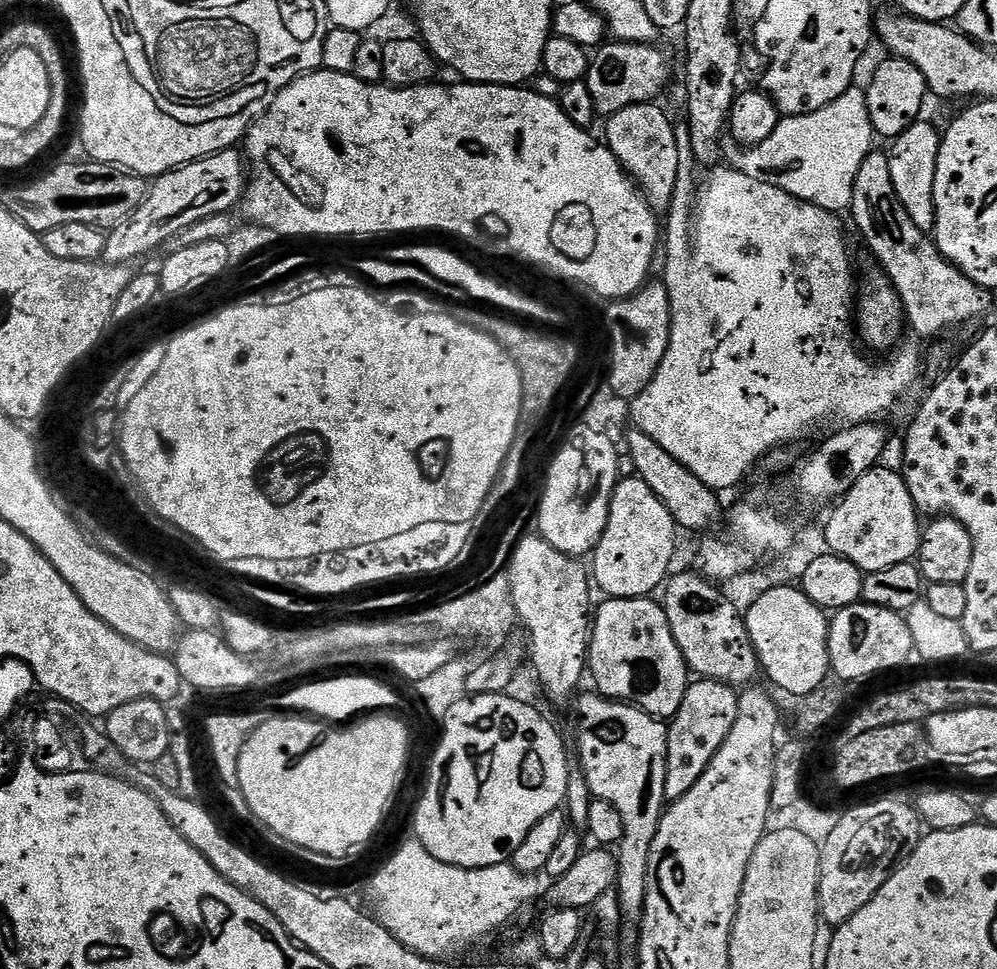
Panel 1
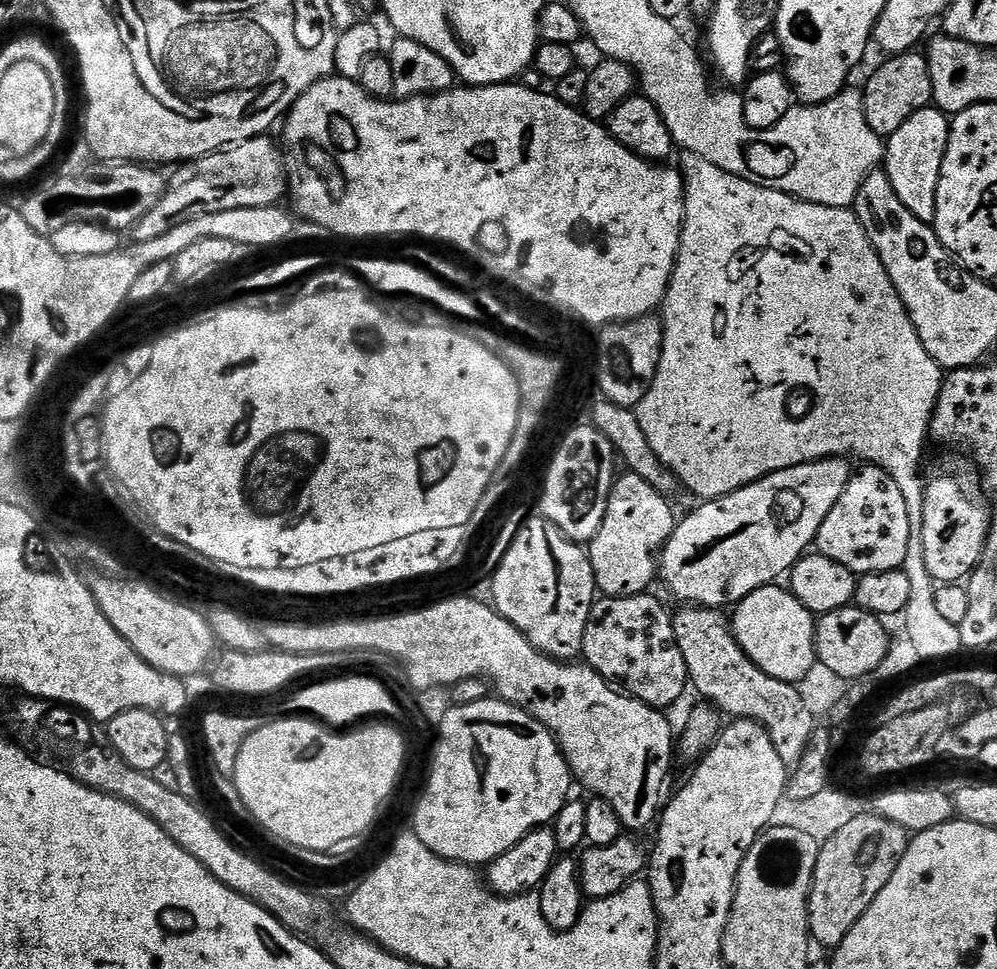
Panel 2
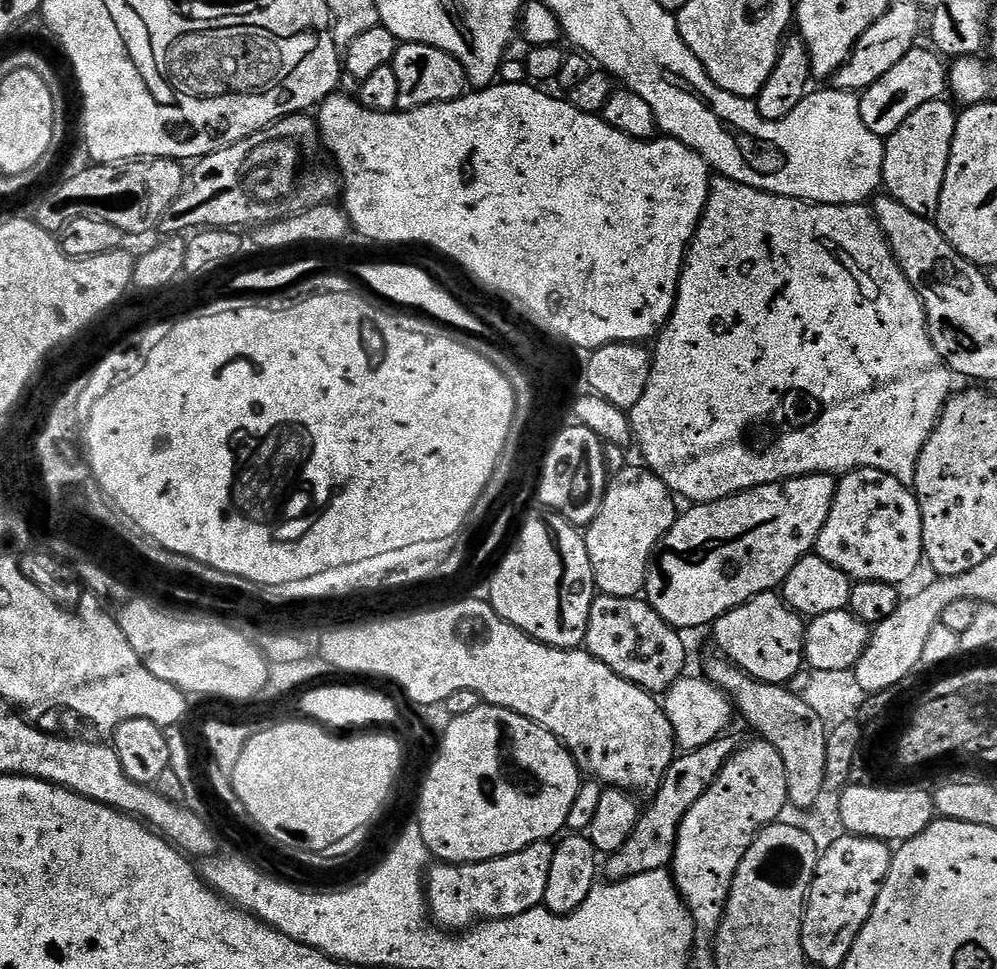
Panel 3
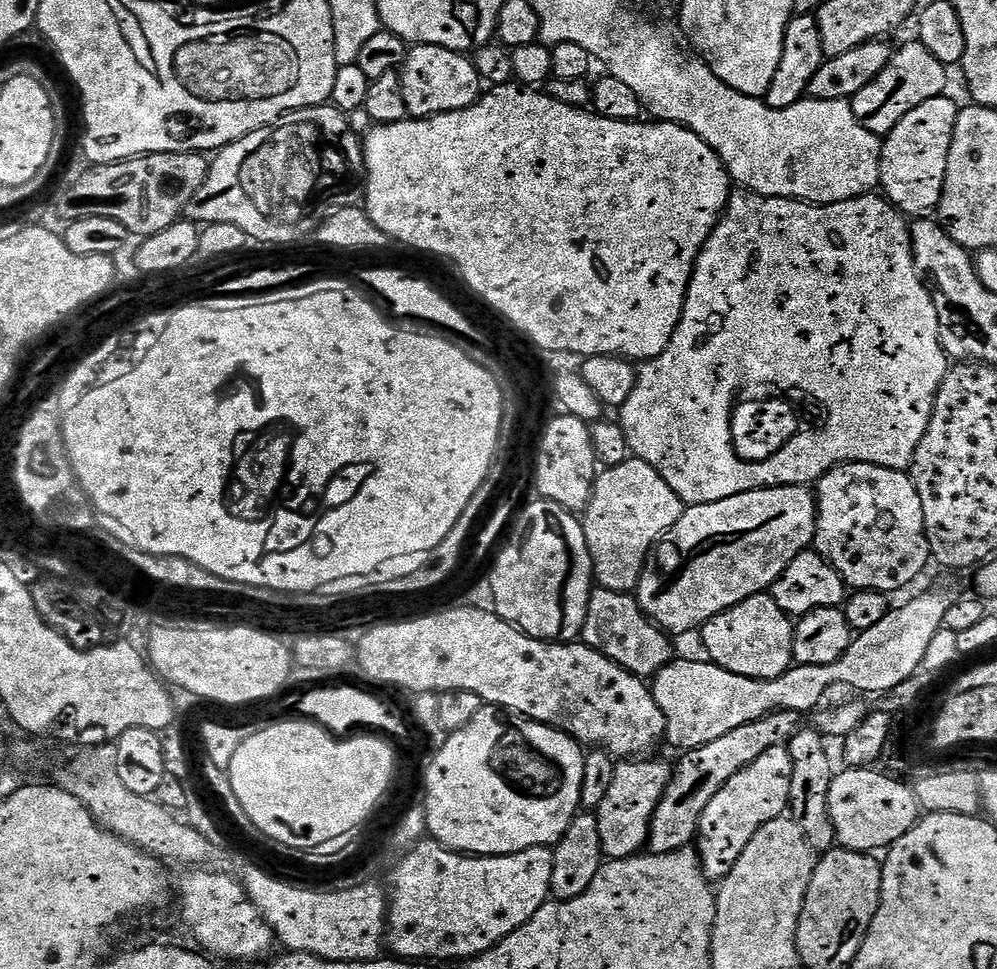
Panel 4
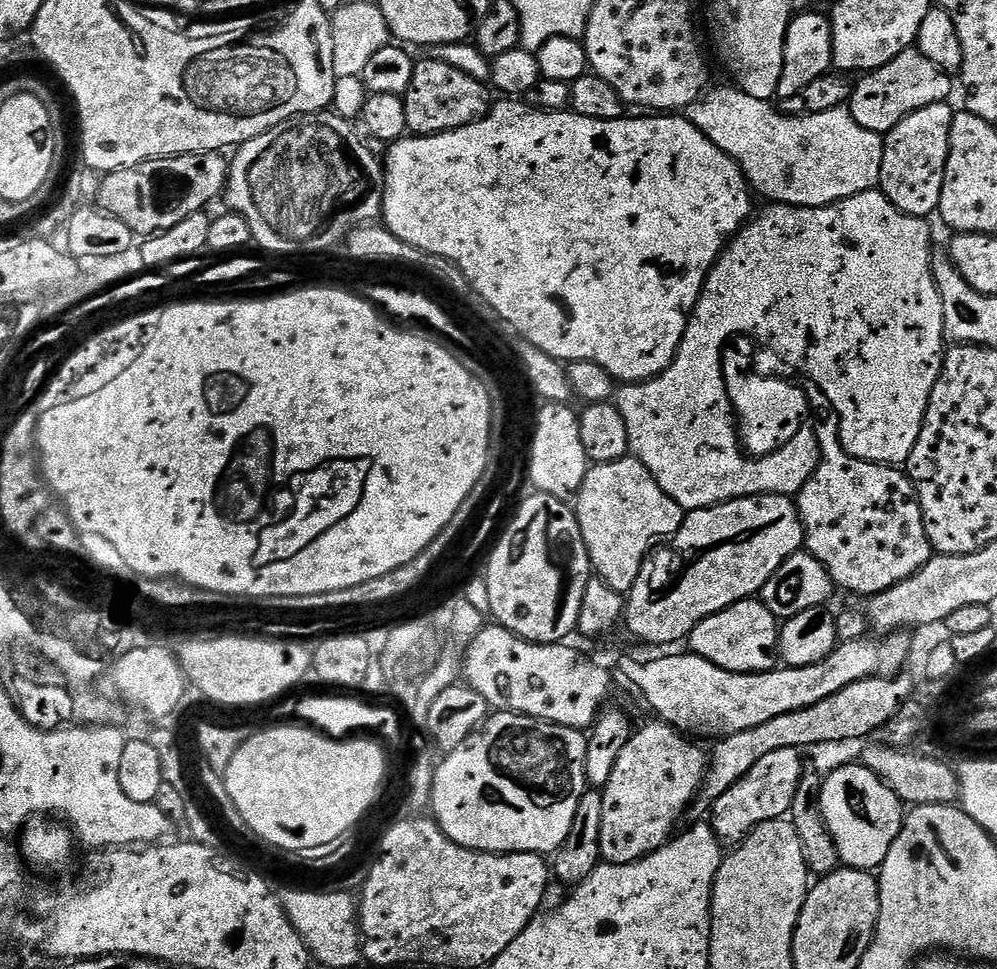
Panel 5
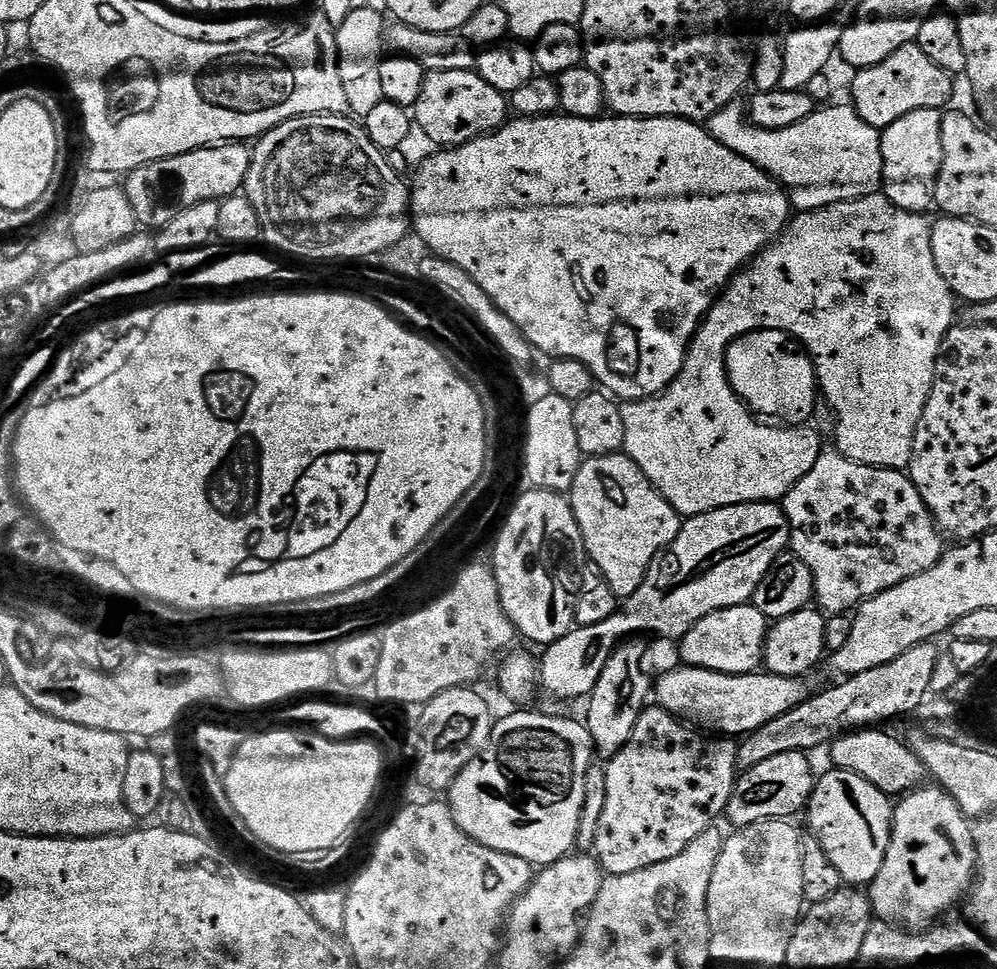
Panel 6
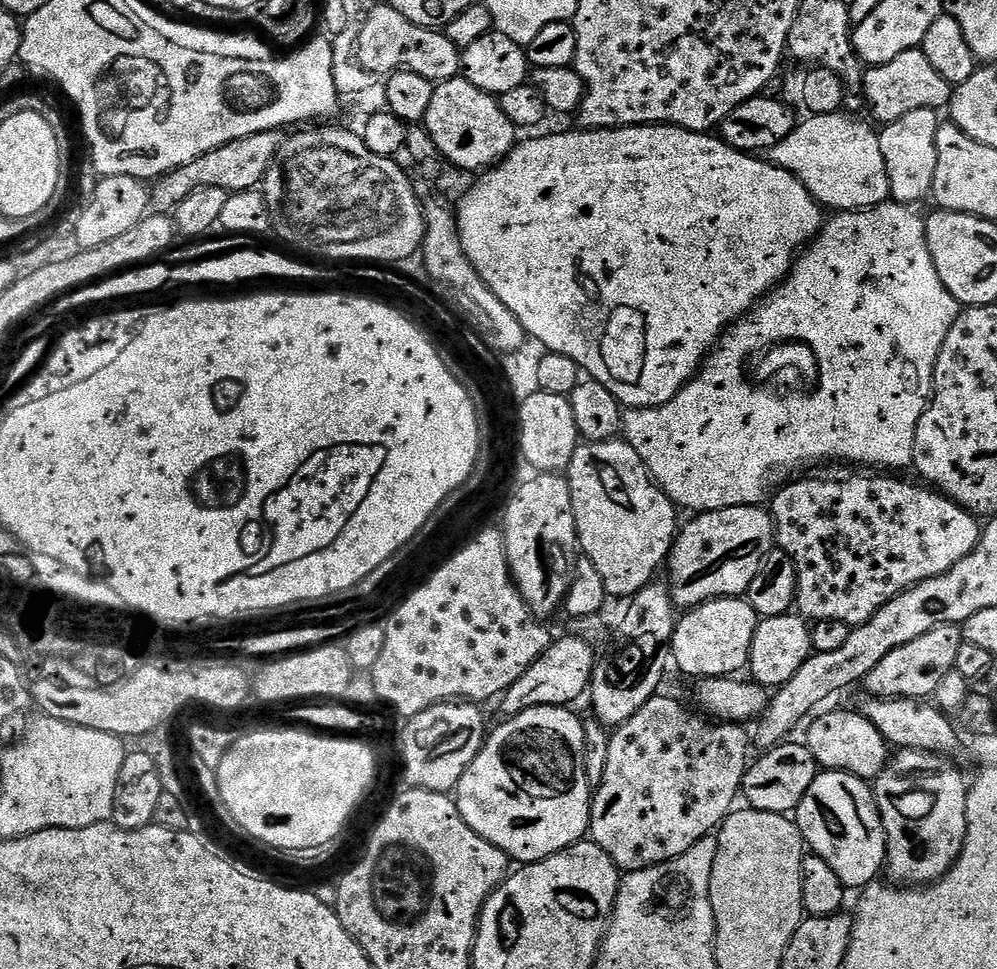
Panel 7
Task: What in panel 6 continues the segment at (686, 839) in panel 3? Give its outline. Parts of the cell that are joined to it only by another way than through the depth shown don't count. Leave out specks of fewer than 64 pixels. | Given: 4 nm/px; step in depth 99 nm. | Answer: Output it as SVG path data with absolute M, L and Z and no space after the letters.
M803 752L777 754L745 771L737 779L736 788L728 803L726 820L737 829L763 820L792 818L795 812L803 813L808 807L817 778L810 770L810 762Z

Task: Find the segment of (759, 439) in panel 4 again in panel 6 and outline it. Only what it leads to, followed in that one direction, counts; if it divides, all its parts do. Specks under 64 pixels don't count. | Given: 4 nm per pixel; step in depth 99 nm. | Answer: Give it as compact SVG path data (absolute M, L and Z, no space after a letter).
M776 330L768 334L750 334L748 338L732 338L724 351L723 365L728 391L738 402L742 402L742 407L749 412L750 418L754 418L759 424L797 428L804 418L814 418L814 422L821 421L819 412L822 393L816 388L812 349L804 346L803 337L782 334L780 330Z

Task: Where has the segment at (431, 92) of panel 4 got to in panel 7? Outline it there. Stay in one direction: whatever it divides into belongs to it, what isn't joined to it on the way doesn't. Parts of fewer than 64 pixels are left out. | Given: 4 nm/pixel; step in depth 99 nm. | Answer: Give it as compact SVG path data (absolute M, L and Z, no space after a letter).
M463 75L435 85L434 98L430 98L430 110L426 110L422 126L430 134L437 153L464 172L479 173L495 165L518 143L518 129L502 114L499 99L486 94L486 90L478 90Z

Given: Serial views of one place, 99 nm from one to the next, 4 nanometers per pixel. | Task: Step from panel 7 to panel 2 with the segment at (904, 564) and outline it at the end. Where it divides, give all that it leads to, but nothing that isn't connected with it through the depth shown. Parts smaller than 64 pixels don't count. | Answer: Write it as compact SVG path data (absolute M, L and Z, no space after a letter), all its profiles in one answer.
M864 466L861 469L861 472L859 469L853 475L846 490L842 490L842 498L834 502L834 510L826 514L826 522L822 522L816 535L815 551L821 556L846 566L846 570L856 573L857 577L895 568L903 569L906 562L906 550L910 546L910 514L906 506L906 498L902 490L898 490L898 482L894 482L894 478L886 474L886 470L871 466Z

